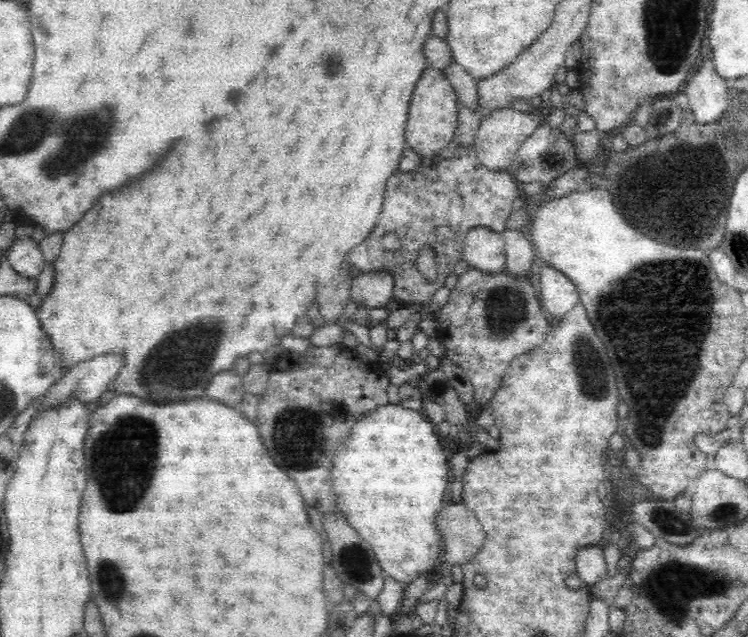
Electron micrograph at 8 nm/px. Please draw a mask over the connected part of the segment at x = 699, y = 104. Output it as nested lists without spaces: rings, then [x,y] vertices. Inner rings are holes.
[[[709,60],[699,62],[693,73],[687,78],[687,86],[685,90],[687,99],[689,100],[689,110],[696,124],[712,124],[718,122],[728,106],[728,99],[732,93],[726,88],[725,81],[719,78],[711,67]]]

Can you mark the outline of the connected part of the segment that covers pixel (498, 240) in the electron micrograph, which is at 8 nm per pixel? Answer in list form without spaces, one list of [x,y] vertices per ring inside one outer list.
[[[474,228],[465,236],[463,242],[463,260],[466,260],[472,269],[478,269],[484,274],[500,276],[506,270],[506,249],[504,234],[488,228]]]

